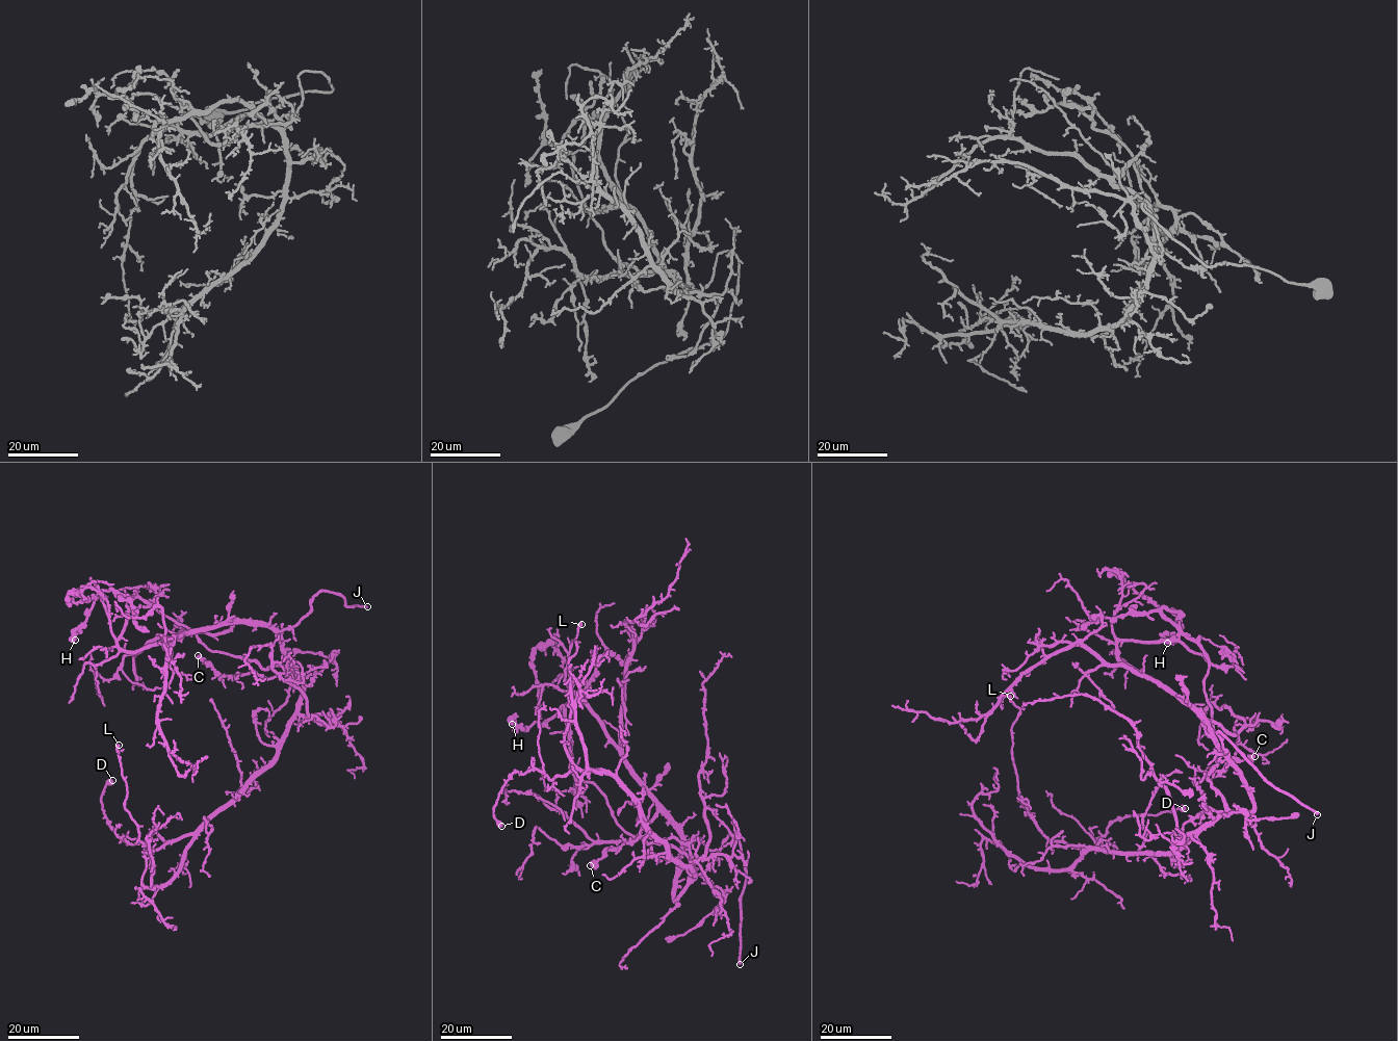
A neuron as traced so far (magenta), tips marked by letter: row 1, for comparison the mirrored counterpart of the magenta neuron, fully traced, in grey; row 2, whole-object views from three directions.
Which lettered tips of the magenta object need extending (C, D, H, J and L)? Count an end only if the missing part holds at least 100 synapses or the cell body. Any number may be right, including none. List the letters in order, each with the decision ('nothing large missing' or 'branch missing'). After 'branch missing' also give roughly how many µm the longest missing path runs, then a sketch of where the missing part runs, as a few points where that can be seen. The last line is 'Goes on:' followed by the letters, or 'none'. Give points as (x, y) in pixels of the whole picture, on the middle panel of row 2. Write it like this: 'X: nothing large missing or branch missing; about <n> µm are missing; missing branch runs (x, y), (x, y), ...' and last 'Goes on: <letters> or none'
C: nothing large missing
D: nothing large missing
H: nothing large missing
J: branch missing; about 100 µm are missing
L: nothing large missing
Goes on: J

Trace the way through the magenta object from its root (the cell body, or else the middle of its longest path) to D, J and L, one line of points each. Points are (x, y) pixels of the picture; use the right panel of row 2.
D: (1251, 798), (1251, 810), (1221, 813), (1170, 852), (1082, 852), (1101, 847), (1095, 838), (1116, 820), (1185, 808)
J: (1251, 798), (1239, 772), (1222, 754), (1215, 752), (1225, 750), (1217, 732), (1233, 743), (1267, 781), (1317, 814)
L: (1251, 798), (1251, 810), (1221, 813), (1170, 852), (1051, 839), (1018, 795), (1010, 696)

